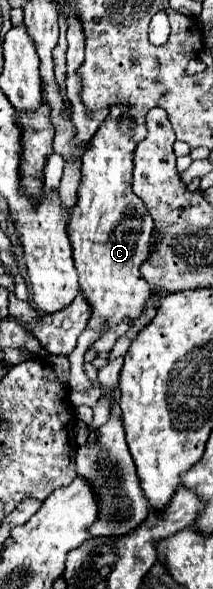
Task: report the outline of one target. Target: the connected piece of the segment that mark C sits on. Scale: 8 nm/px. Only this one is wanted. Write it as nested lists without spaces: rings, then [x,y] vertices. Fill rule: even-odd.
[[[112,105],[108,119],[90,139],[88,149],[82,155],[78,203],[70,215],[70,245],[82,293],[92,305],[92,317],[88,323],[92,329],[98,329],[104,323],[116,327],[124,319],[130,319],[132,325],[150,297],[150,285],[142,279],[140,267],[150,257],[148,239],[154,221],[150,219],[142,199],[138,199],[130,187],[134,169],[132,155],[138,143],[130,133],[120,129],[120,117],[124,113],[124,107]]]

